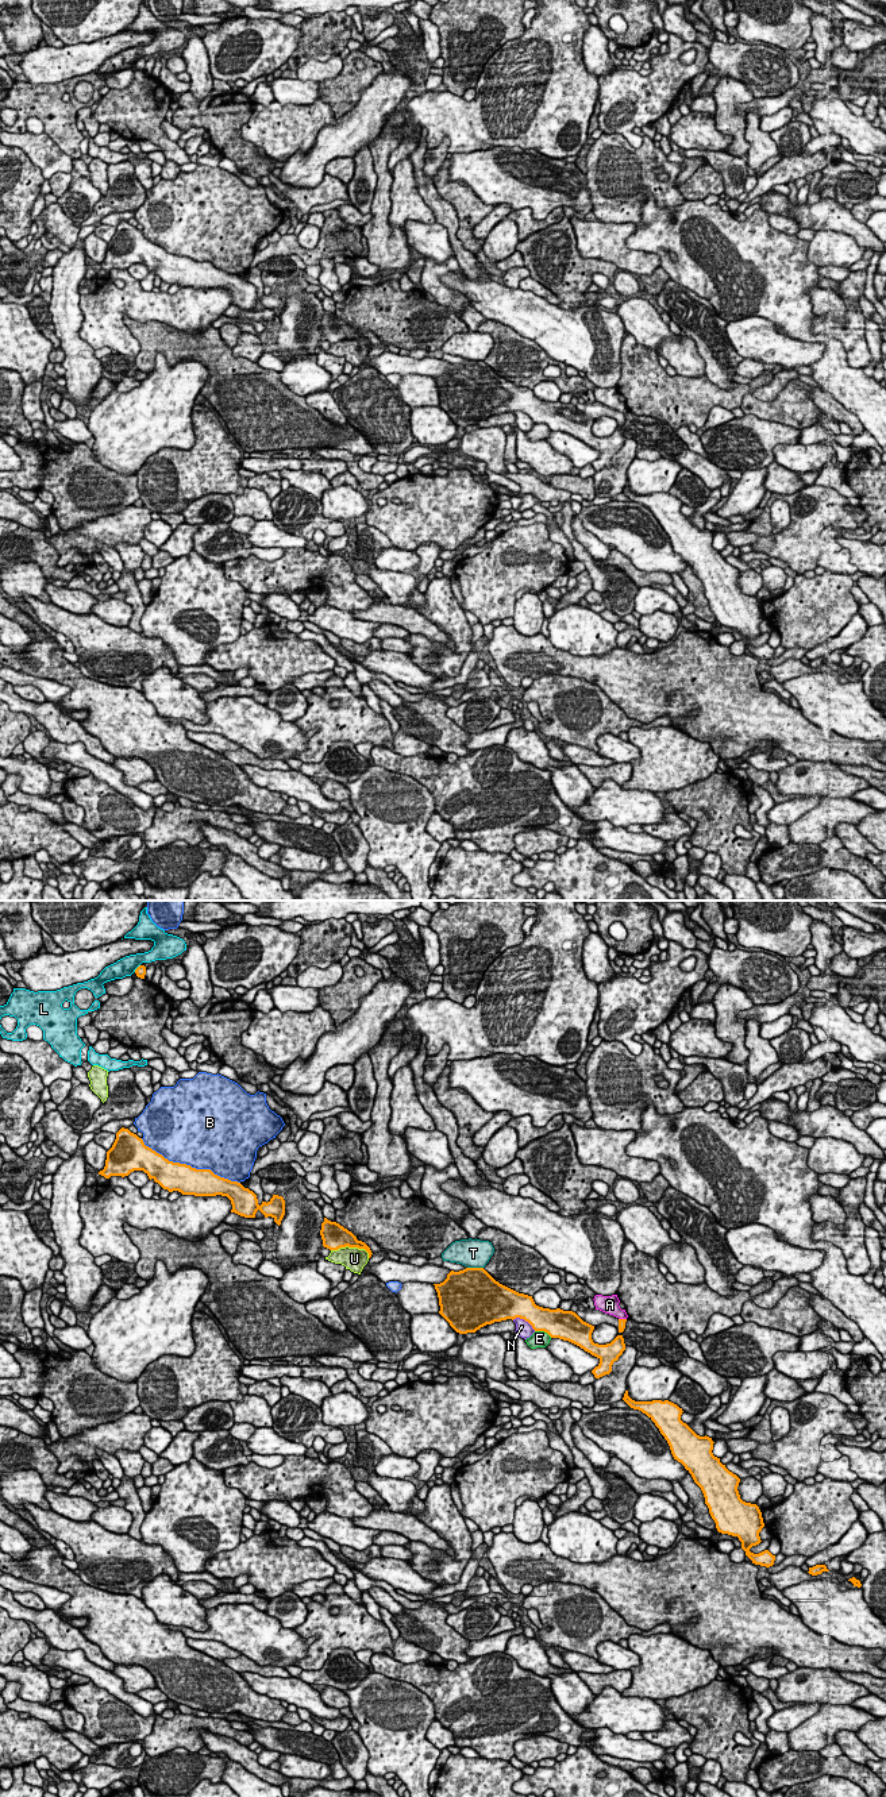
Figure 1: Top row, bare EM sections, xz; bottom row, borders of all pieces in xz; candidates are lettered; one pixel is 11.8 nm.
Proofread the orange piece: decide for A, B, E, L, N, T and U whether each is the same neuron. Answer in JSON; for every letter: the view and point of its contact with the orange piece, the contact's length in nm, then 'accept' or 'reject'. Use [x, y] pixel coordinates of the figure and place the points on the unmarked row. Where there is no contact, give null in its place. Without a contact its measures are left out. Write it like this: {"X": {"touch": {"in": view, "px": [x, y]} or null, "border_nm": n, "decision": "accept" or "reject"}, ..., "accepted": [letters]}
{"A": {"touch": {"in": "xz", "px": [623, 412]}, "border_nm": 100, "decision": "reject"}, "B": {"touch": {"in": "xz", "px": [189, 258]}, "border_nm": 1300, "decision": "reject"}, "E": {"touch": {"in": "xz", "px": [543, 423]}, "border_nm": 220, "decision": "reject"}, "L": {"touch": {"in": "xz", "px": [137, 61]}, "border_nm": 120, "decision": "reject"}, "N": {"touch": {"in": "xz", "px": [524, 412]}, "border_nm": 320, "decision": "reject"}, "T": {"touch": {"in": "xz", "px": [476, 361]}, "border_nm": 190, "decision": "reject"}, "U": {"touch": {"in": "xz", "px": [351, 339]}, "border_nm": 480, "decision": "reject"}, "accepted": []}

